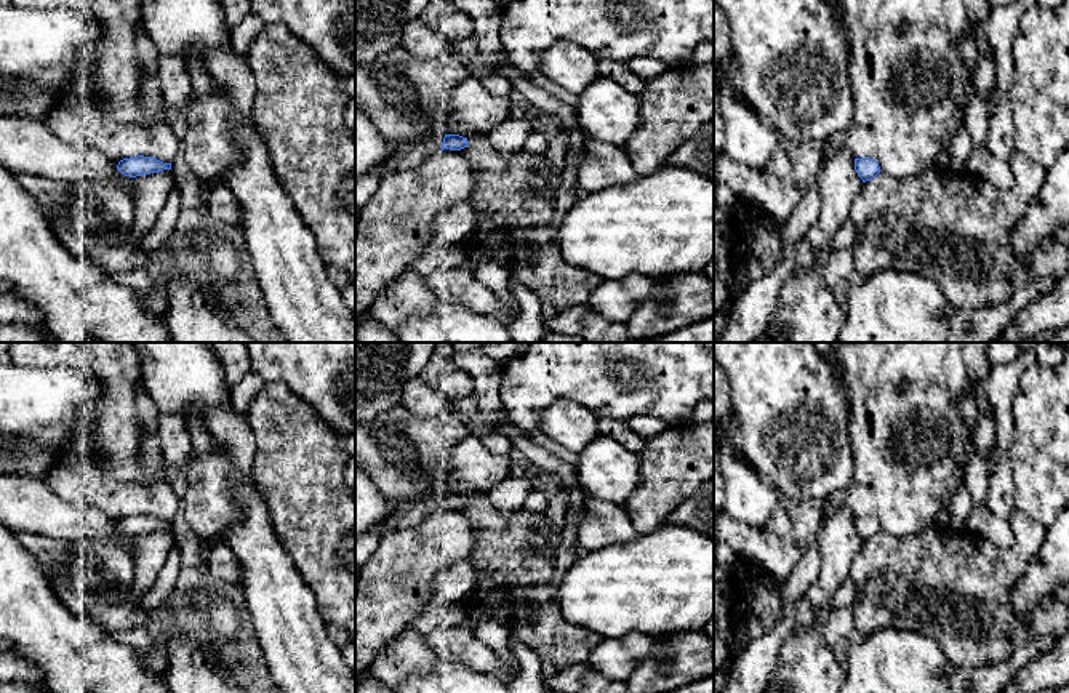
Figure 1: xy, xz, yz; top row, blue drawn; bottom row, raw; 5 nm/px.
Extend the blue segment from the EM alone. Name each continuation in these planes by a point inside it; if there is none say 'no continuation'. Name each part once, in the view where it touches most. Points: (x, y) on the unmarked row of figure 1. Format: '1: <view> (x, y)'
1: xz (413, 514)

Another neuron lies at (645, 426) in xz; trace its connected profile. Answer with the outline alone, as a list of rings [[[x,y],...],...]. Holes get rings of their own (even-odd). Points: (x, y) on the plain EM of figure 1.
[[[637,415],[627,419],[627,424],[640,435],[640,437],[653,437],[659,432],[663,432],[664,429],[669,427],[669,423],[661,419],[661,418],[655,418],[651,415]]]

